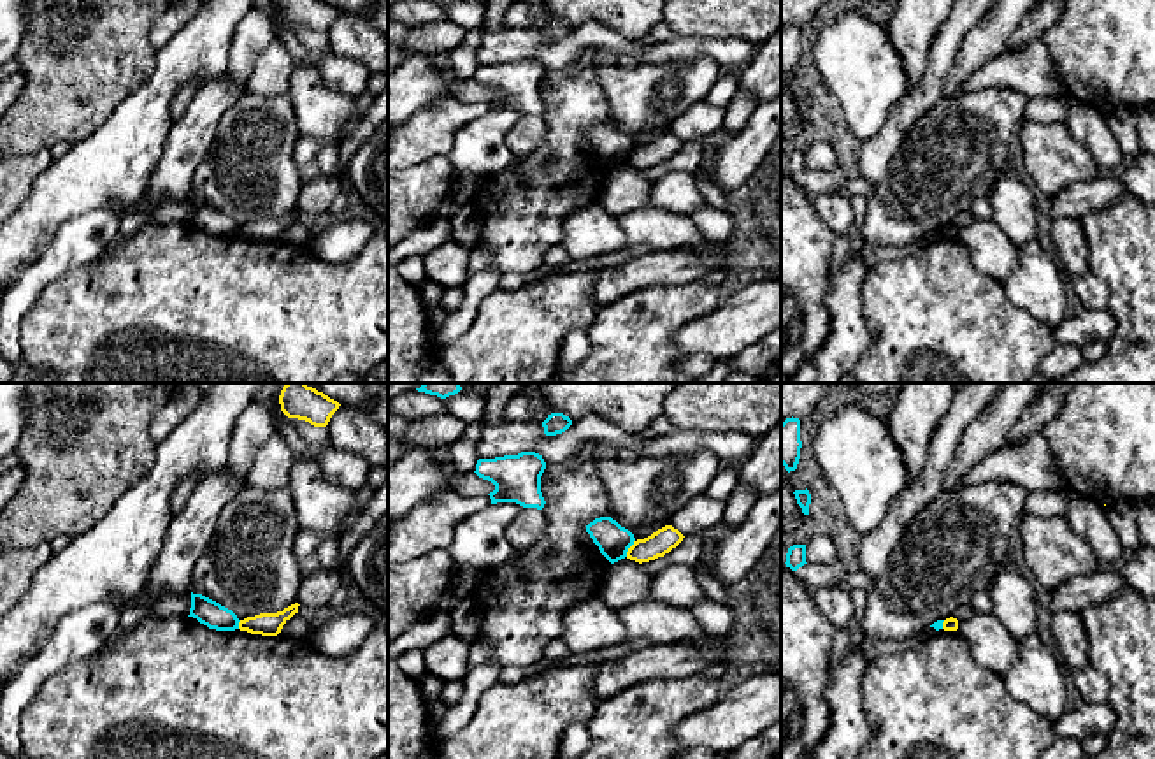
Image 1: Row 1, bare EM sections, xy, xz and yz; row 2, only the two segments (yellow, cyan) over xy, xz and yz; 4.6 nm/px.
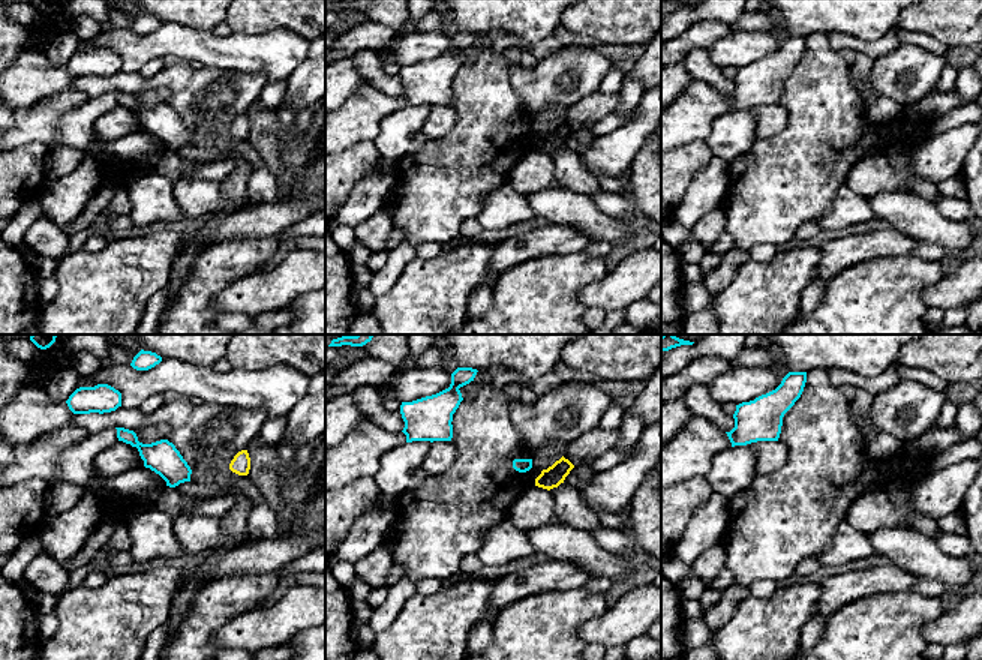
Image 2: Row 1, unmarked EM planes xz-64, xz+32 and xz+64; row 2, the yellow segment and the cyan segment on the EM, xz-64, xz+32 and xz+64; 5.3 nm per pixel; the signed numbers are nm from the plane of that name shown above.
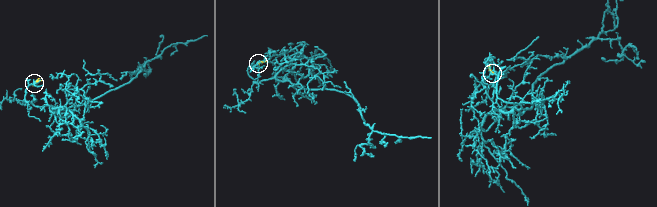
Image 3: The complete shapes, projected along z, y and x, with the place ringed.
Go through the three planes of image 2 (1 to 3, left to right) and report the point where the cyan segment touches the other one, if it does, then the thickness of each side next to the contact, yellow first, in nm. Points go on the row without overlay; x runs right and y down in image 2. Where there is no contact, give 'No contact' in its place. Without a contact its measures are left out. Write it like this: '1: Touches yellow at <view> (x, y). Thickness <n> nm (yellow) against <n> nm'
1: No contact
2: No contact
3: No contact

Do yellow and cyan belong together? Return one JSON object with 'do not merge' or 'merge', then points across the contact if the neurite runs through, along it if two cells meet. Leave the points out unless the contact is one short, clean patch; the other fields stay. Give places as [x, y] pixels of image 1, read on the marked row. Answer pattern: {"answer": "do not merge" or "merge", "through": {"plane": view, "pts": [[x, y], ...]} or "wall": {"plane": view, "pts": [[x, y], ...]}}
{"answer": "do not merge", "wall": {"plane": "xz", "pts": [[634, 540], [625, 556]]}}

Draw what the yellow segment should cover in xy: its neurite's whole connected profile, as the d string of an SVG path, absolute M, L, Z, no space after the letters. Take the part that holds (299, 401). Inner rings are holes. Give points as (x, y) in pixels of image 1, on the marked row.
M286 383L281 390L279 404L288 418L305 420L314 427L326 427L341 406L305 383Z

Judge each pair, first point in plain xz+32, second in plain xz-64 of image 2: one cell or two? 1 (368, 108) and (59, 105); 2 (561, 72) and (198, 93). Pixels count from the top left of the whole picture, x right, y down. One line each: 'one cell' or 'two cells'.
1: one cell
2: one cell

